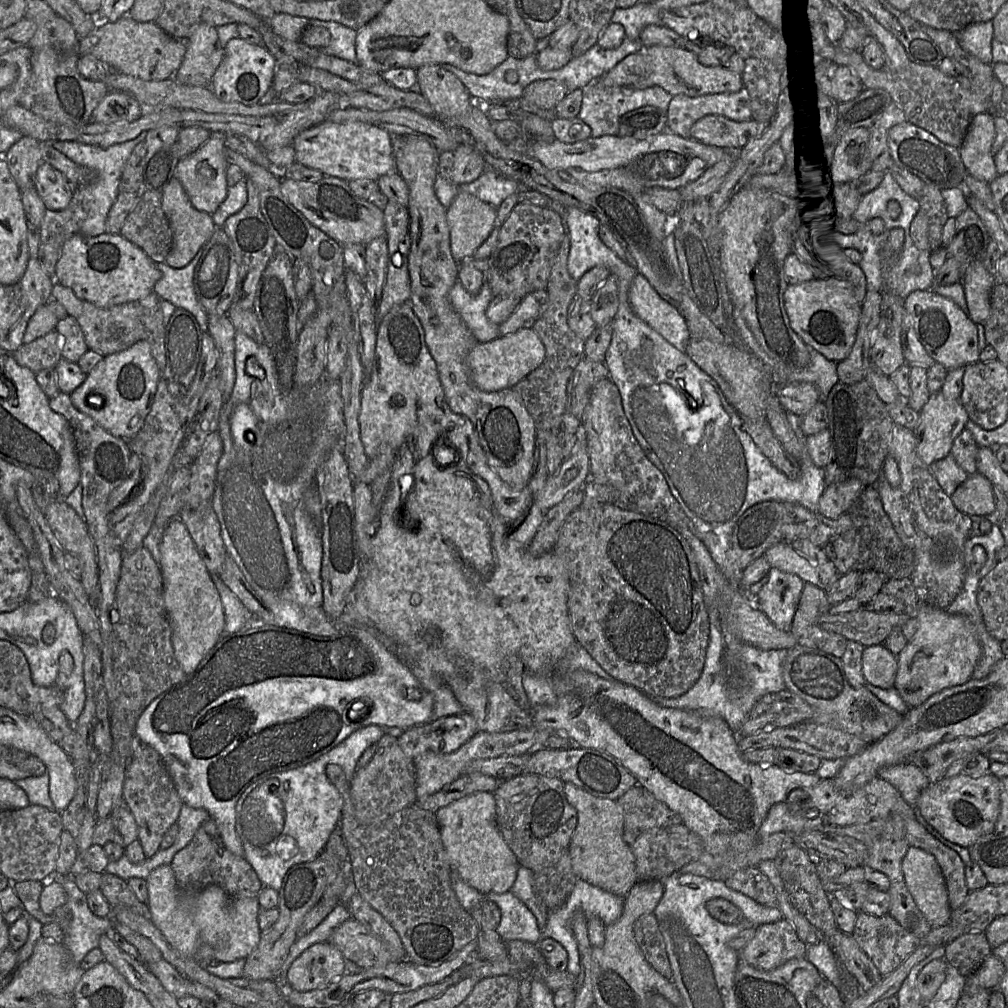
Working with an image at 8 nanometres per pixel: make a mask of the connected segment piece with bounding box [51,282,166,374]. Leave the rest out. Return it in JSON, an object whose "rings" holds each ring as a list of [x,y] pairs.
{"rings":[[[54,283],[51,300],[61,304],[67,315],[74,317],[83,332],[88,350],[92,350],[105,357],[128,349],[138,341],[147,341],[151,354],[161,372],[165,368],[165,348],[163,313],[160,299],[153,292],[148,296],[110,308],[99,308],[94,304],[79,299],[74,292],[59,283]]]}

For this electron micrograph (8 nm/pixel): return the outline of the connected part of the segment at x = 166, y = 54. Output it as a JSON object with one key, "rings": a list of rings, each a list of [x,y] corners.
{"rings":[[[124,16],[116,22],[101,22],[87,36],[80,38],[79,55],[92,54],[112,70],[131,75],[144,81],[170,79],[181,66],[187,45],[162,30],[156,22],[138,22]]]}

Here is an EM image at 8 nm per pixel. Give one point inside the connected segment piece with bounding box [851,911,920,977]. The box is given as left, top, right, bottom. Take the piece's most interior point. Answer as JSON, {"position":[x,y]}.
{"position":[882,938]}

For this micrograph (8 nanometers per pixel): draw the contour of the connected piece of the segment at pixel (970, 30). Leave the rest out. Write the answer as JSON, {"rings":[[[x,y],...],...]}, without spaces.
{"rings":[[[977,22],[955,33],[962,48],[984,64],[992,63],[993,22]]]}

